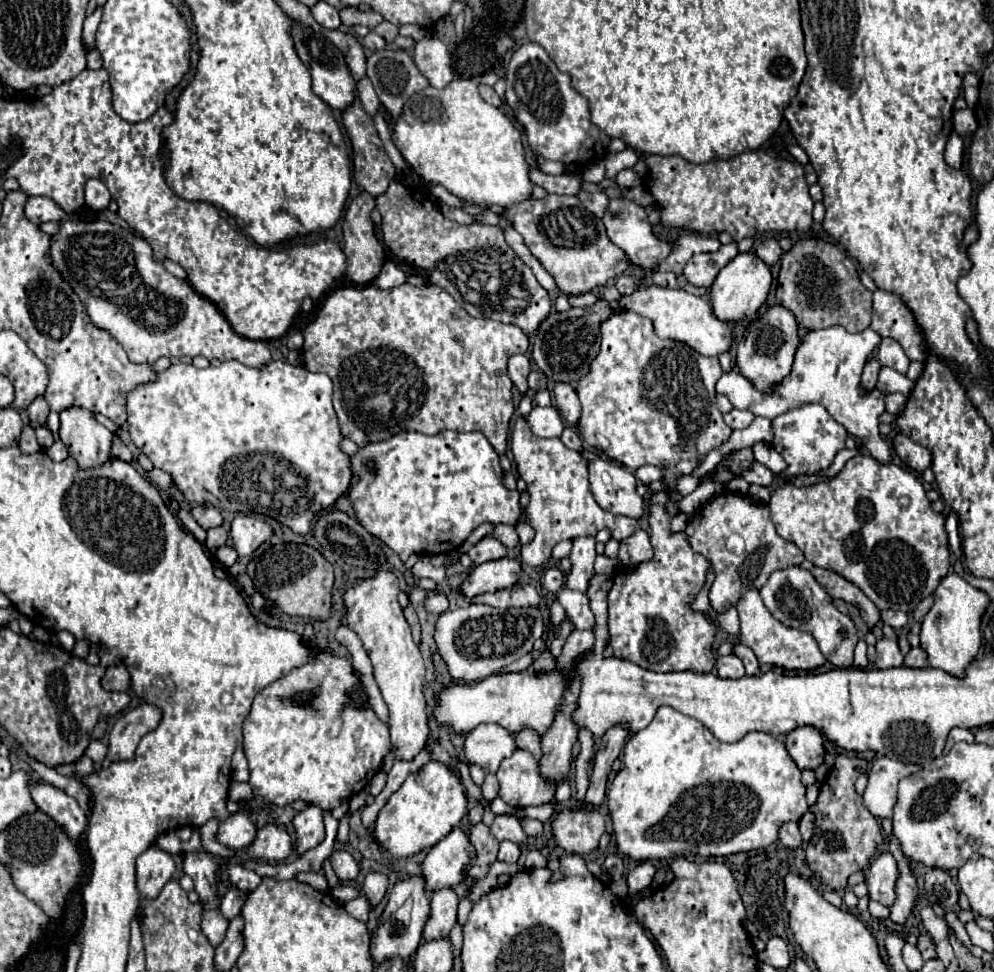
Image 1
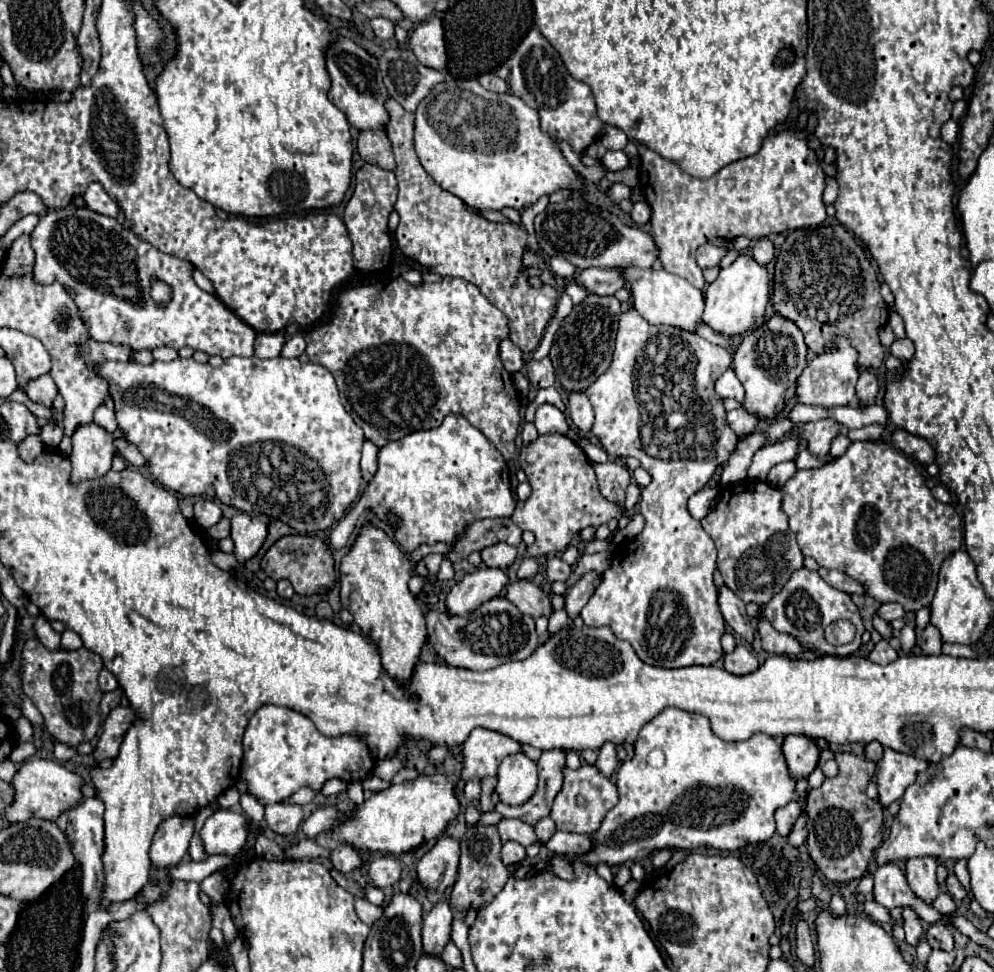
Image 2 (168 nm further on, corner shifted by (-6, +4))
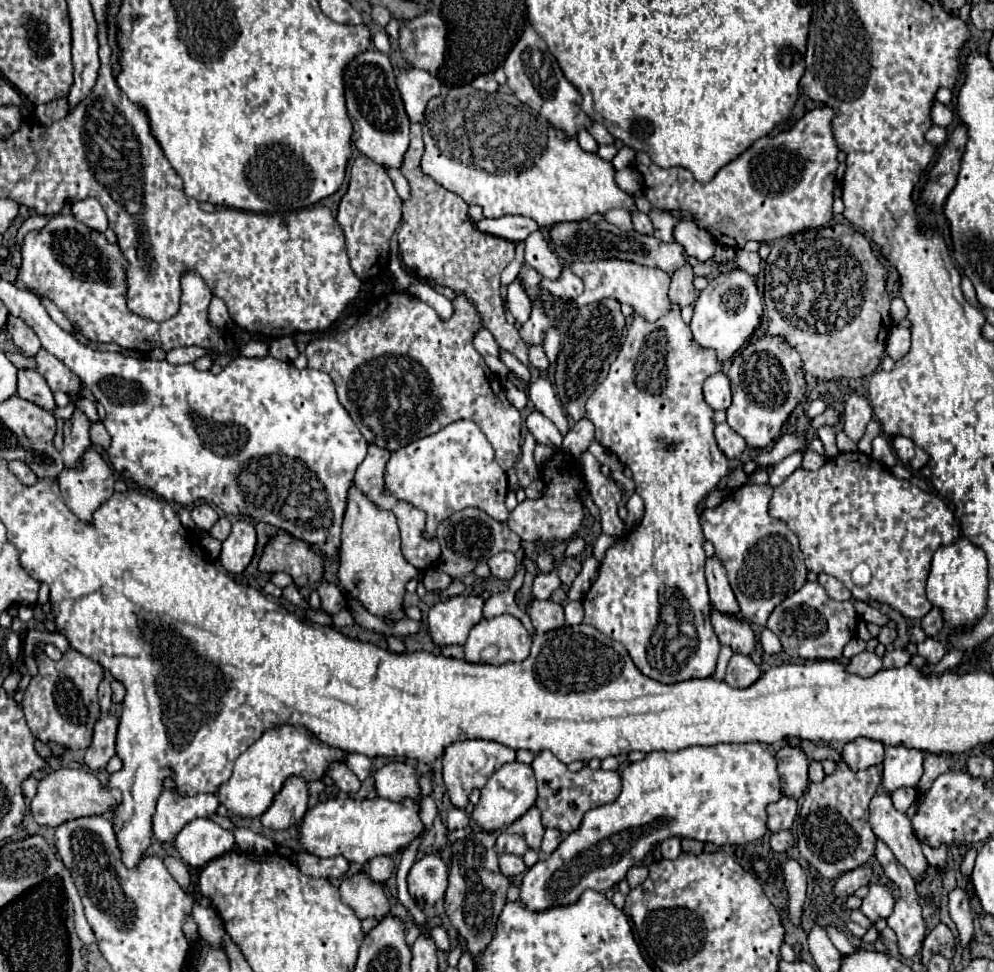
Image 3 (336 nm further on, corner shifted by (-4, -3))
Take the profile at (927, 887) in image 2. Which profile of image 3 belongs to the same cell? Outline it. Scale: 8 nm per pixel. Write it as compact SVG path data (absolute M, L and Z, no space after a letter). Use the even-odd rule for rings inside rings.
M880 791L870 801L870 827L878 839L882 839L894 857L910 871L914 881L922 881L926 877L928 861L922 853L922 847L912 835L910 819L906 813L894 809L890 795Z

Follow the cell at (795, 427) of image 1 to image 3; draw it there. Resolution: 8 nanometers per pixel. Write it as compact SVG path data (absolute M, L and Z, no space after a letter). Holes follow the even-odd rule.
M804 451L802 467L810 469L810 471L816 471L816 469L820 469L824 465L824 461L826 461L826 457L820 455L820 453L816 453L816 451Z

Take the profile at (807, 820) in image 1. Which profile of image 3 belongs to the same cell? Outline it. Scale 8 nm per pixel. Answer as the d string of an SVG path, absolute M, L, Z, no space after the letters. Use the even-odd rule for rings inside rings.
M778 831L770 837L770 847L774 851L788 851L794 845L794 837L790 831Z

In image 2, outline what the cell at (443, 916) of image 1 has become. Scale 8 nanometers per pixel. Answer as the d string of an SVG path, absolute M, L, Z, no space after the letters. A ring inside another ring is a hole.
M438 902L432 912L424 918L422 926L422 948L428 956L440 956L446 942L450 940L452 908L448 902Z

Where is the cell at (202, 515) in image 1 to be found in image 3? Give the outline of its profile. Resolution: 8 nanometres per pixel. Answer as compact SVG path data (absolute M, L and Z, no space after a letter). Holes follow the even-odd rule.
M198 505L192 509L192 521L198 529L210 531L210 527L218 521L218 513L210 505Z

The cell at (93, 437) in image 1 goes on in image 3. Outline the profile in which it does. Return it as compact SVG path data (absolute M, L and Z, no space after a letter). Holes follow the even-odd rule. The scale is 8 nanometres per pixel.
M90 447L80 459L80 467L66 467L58 475L58 483L68 509L78 519L90 521L94 509L114 493L114 471Z

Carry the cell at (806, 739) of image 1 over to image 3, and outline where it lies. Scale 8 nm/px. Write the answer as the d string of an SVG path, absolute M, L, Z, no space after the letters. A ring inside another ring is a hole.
M784 745L776 753L778 773L782 779L782 793L792 799L800 799L808 787L808 765L806 753L800 747Z

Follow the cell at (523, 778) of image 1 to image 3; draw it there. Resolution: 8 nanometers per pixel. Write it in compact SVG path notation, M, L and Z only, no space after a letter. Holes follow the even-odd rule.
M506 763L502 765L486 783L486 787L482 789L480 801L472 811L472 817L478 821L478 825L484 831L498 831L504 829L506 825L510 825L512 821L516 821L518 817L522 817L532 805L536 803L536 779L534 779L534 771L530 771L530 765L524 763Z

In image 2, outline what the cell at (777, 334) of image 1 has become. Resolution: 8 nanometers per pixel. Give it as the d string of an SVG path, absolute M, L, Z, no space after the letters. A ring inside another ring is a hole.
M772 316L760 328L748 332L734 352L734 372L746 390L746 398L742 408L746 412L756 414L760 420L776 418L788 400L796 394L798 376L806 368L806 344L800 328L792 324L792 320L784 320L782 316Z

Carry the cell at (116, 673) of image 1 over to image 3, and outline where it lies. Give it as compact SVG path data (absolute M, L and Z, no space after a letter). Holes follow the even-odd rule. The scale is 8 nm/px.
M104 677L100 687L98 687L98 699L100 699L100 707L102 711L108 711L110 707L110 697L112 697L112 689L110 689L110 677Z

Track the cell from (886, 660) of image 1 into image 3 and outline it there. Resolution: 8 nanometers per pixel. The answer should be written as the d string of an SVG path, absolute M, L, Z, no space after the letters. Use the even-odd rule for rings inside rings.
M862 651L850 659L848 671L860 677L870 677L882 669L882 659L874 651Z

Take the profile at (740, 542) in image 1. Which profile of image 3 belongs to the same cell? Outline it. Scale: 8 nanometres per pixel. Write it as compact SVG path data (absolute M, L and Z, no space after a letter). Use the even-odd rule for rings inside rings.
M742 485L732 491L716 509L708 509L700 515L704 537L714 545L716 557L726 567L730 587L736 595L742 615L750 623L766 625L770 611L782 603L788 595L798 591L806 583L806 567L800 565L798 539L782 519L774 519L768 513L772 499L770 485Z

